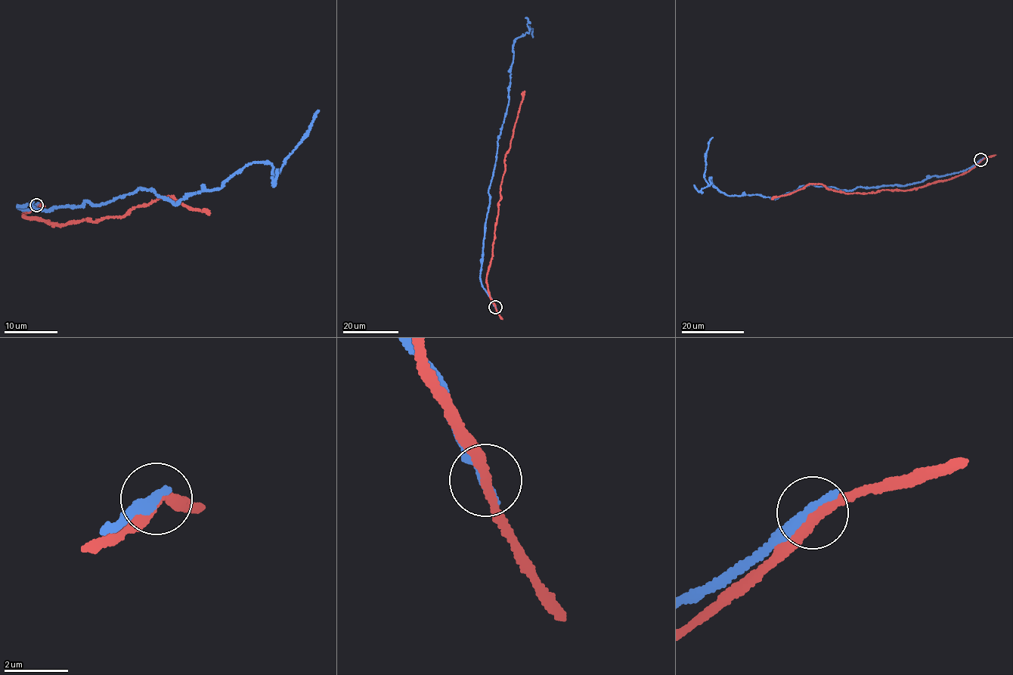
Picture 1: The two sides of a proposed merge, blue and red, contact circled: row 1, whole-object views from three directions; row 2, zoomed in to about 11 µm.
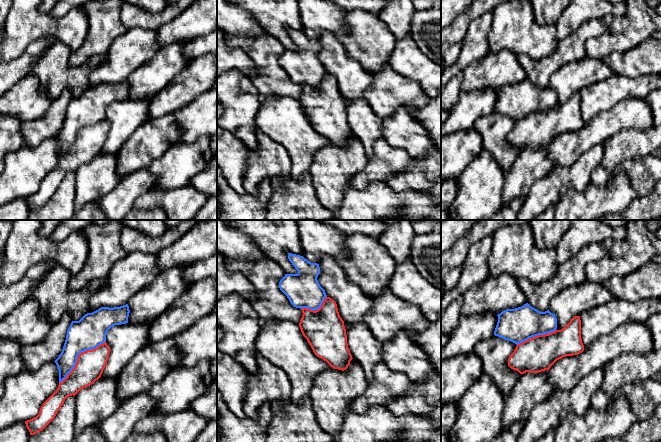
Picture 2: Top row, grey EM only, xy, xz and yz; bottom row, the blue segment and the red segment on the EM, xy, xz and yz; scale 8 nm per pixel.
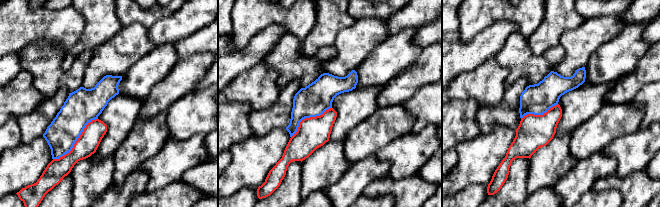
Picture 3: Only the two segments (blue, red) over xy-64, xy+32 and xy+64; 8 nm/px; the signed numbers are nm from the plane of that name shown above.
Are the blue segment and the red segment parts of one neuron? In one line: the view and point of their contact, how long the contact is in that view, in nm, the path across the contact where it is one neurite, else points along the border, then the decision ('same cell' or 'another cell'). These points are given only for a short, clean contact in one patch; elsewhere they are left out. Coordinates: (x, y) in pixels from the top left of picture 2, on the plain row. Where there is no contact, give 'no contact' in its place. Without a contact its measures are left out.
xy (77, 132) | 500 nm | another cell

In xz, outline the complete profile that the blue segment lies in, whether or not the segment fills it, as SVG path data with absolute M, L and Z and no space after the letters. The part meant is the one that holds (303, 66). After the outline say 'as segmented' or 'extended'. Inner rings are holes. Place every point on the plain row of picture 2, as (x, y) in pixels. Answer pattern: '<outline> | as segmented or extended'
M288 29L288 35L298 49L285 50L279 58L280 66L294 83L318 86L327 73L317 56L320 50L319 40L292 29Z | as segmented

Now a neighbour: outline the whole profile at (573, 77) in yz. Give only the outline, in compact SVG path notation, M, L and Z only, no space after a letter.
M583 58L564 65L551 77L548 85L557 94L556 106L564 104L573 93L603 80L610 72L600 59Z

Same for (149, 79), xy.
M176 42L161 47L145 64L129 77L128 98L132 100L149 99L159 93L185 69L191 61L183 55L186 42Z

